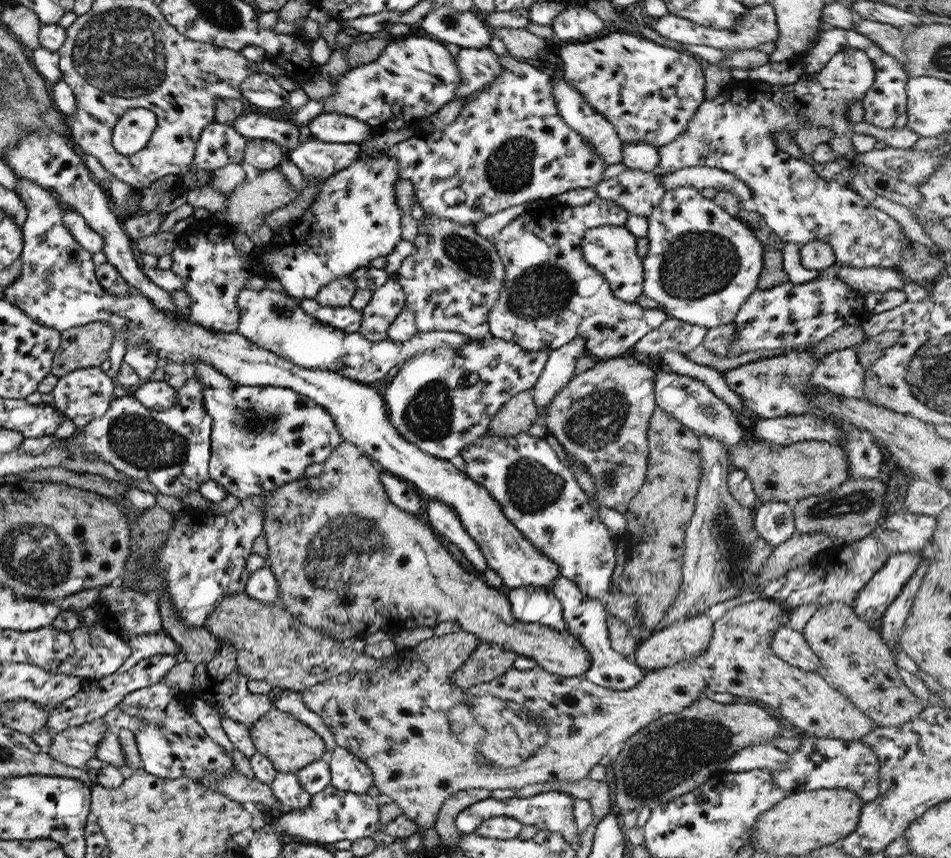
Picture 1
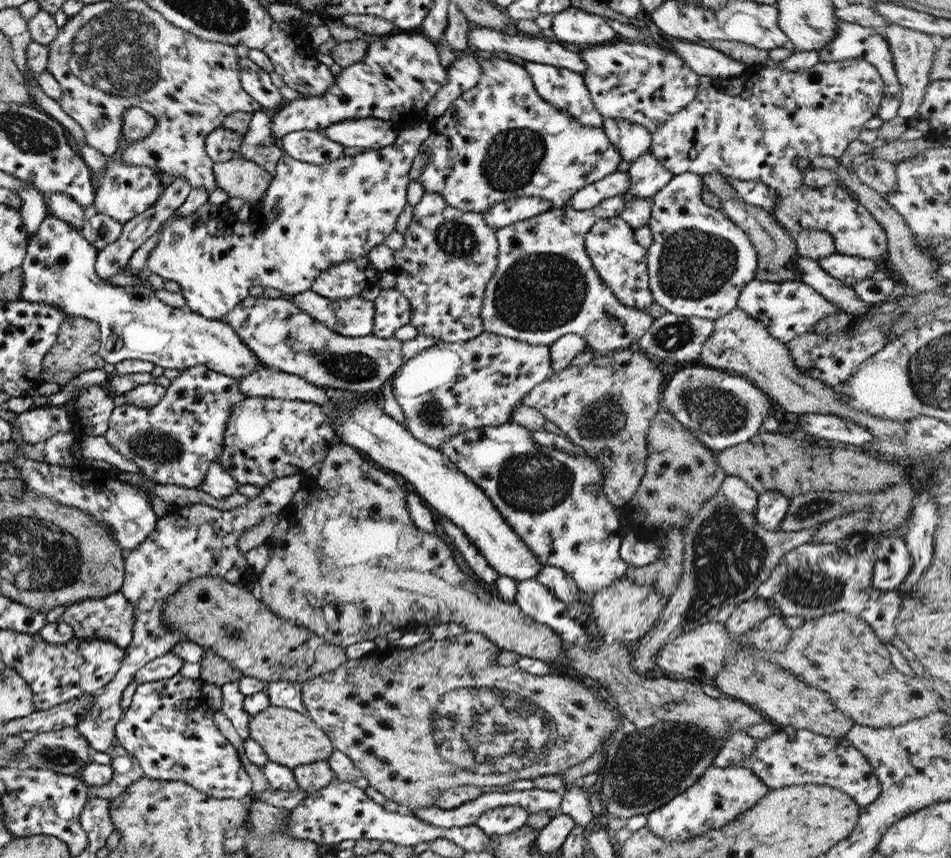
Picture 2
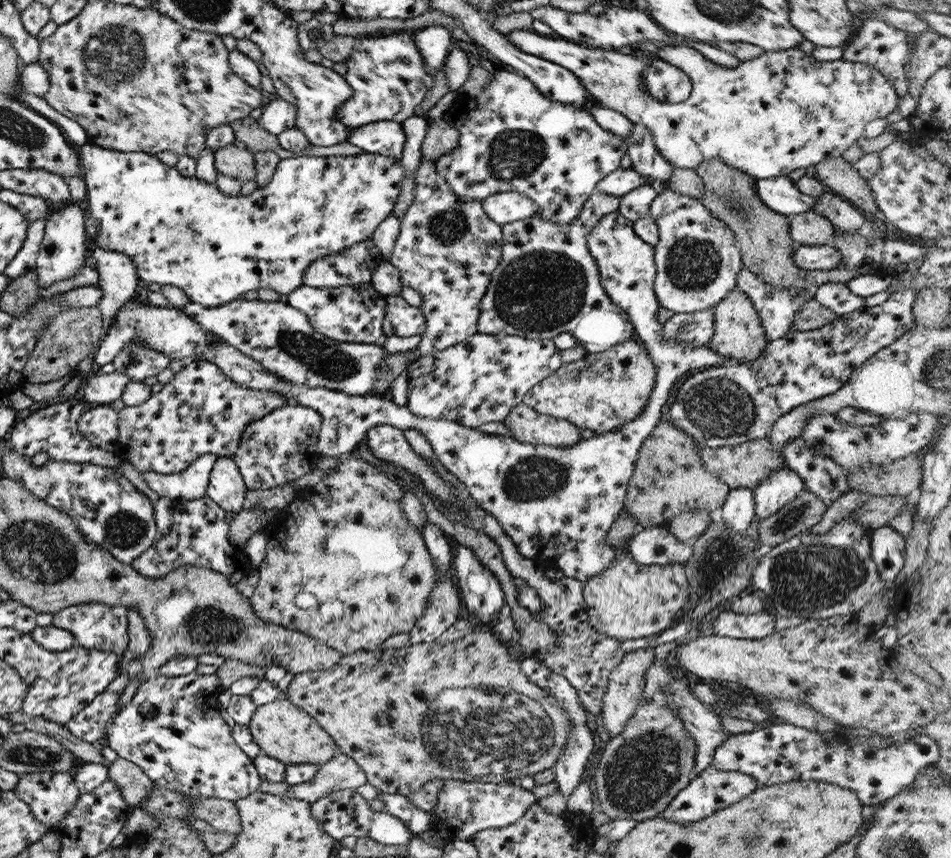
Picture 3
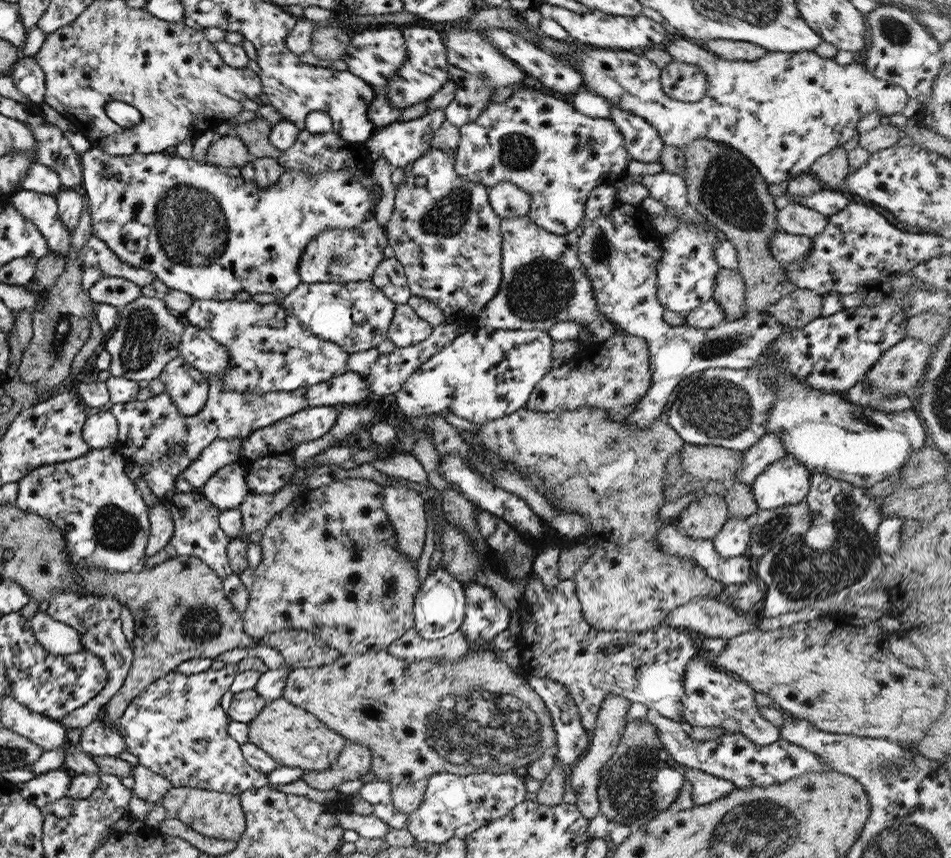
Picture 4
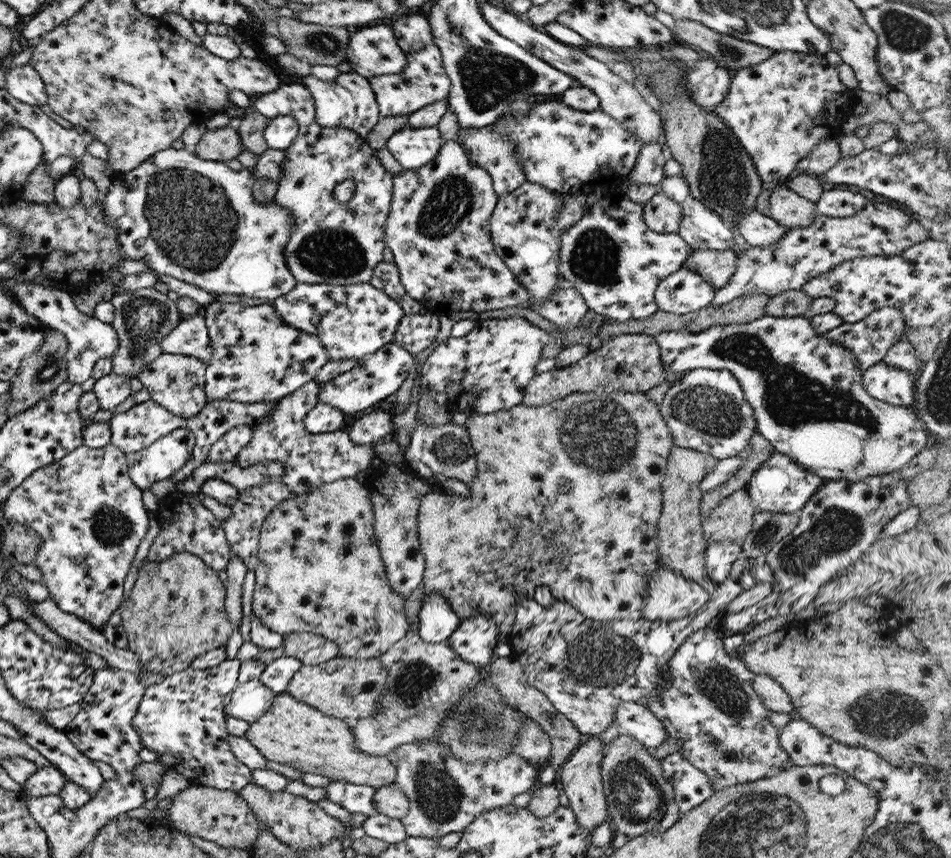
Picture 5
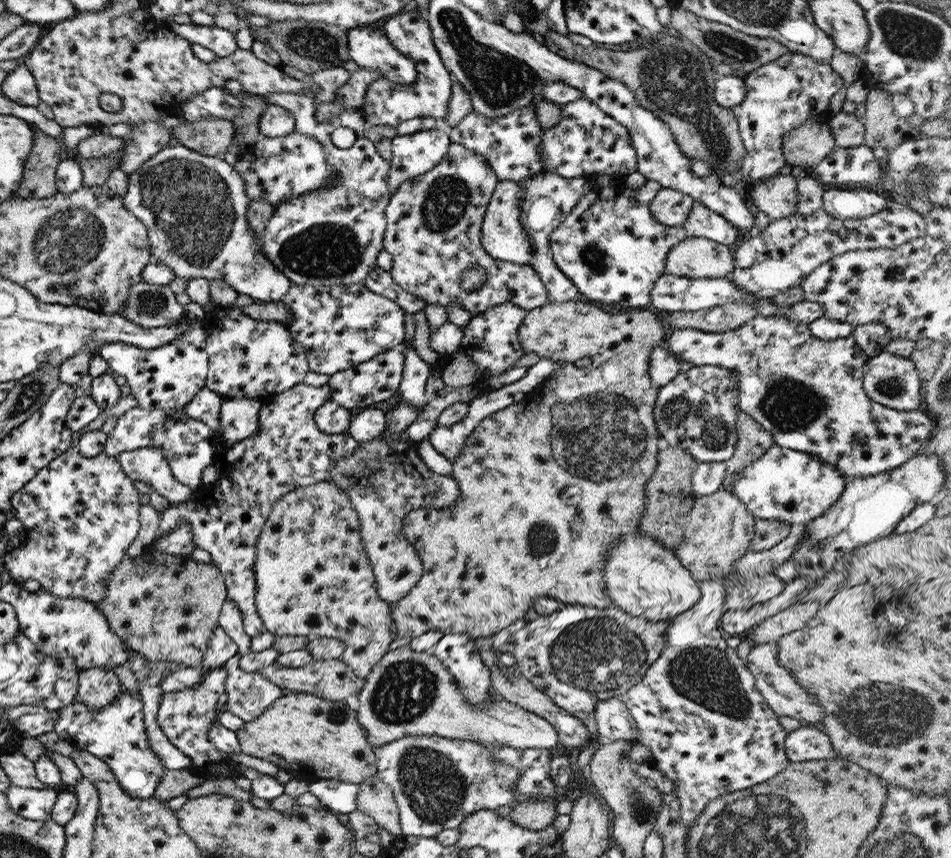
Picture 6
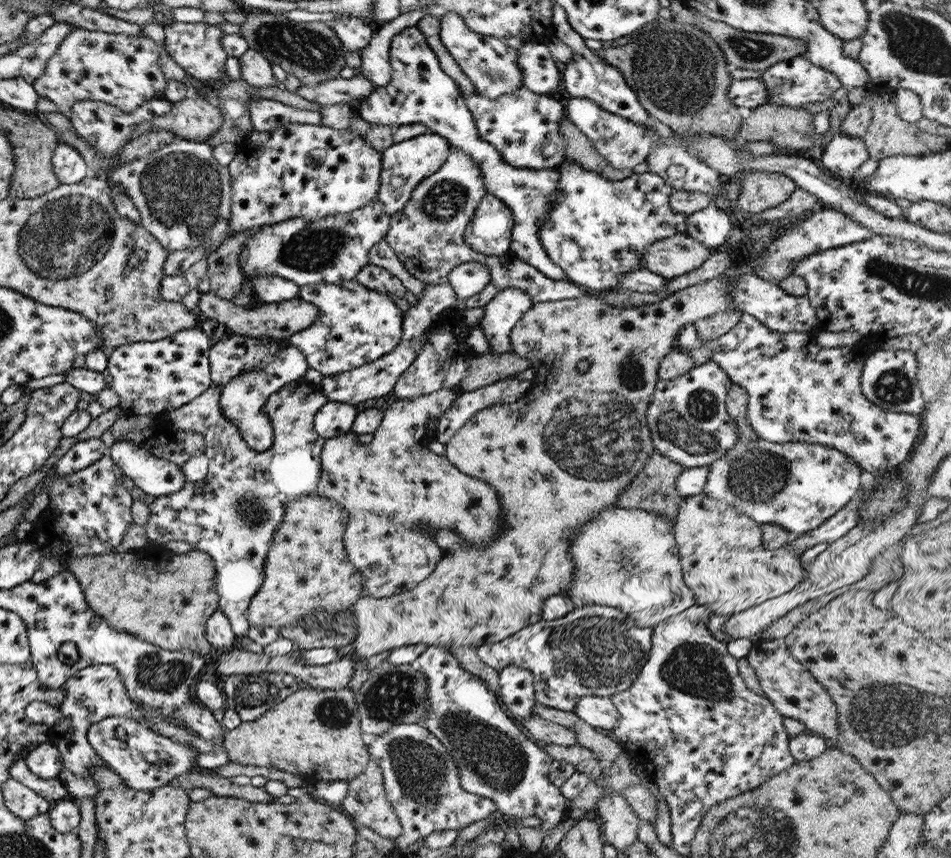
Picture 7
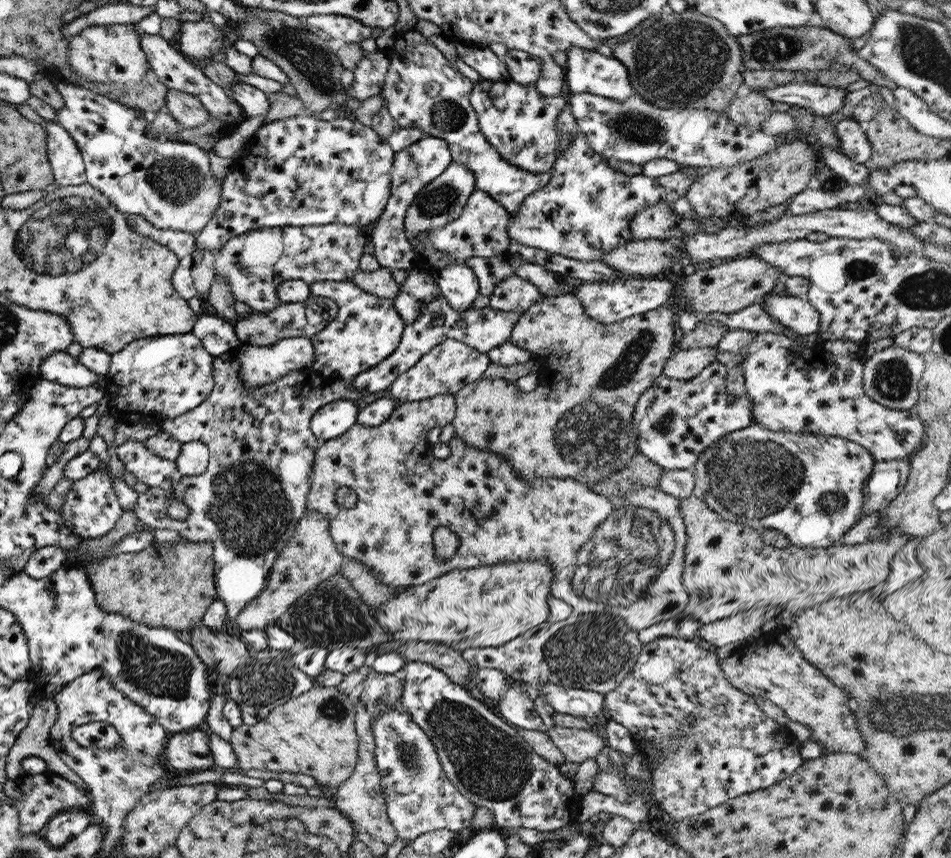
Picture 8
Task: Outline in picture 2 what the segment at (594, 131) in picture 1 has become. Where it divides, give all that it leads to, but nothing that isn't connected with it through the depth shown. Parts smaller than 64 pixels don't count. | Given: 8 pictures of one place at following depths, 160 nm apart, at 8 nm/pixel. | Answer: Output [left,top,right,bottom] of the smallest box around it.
[521,61,602,128]

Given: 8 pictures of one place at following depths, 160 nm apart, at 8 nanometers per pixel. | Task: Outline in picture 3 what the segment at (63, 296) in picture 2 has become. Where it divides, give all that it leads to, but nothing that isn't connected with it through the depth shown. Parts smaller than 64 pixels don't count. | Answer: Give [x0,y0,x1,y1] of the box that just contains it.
[32,202,212,368]

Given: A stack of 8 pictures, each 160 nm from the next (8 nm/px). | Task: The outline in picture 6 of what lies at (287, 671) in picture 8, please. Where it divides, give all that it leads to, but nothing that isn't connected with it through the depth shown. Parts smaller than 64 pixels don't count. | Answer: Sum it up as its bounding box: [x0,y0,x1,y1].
[223,653,285,720]

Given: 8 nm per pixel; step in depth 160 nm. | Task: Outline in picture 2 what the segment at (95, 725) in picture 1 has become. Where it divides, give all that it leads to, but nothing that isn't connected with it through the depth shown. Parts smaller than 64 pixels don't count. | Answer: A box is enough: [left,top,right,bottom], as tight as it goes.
[13,726,92,775]

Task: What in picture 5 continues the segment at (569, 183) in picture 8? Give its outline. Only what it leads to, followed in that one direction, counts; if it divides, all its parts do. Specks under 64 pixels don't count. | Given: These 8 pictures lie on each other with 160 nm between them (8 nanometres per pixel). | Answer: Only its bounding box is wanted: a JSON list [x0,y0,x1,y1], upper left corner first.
[558,196,691,322]

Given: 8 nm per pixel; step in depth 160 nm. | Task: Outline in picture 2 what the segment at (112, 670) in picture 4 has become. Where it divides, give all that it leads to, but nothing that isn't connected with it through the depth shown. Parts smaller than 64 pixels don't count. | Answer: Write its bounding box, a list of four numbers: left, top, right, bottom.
[58,592,133,649]

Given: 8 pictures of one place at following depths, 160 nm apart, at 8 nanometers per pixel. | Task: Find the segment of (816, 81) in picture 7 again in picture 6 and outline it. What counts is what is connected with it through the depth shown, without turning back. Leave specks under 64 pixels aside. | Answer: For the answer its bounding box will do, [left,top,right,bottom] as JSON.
[729,52,842,184]

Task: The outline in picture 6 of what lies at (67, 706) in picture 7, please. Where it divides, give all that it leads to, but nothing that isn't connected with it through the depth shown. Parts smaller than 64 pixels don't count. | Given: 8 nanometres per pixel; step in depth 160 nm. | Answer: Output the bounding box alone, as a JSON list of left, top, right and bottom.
[71,666,123,710]

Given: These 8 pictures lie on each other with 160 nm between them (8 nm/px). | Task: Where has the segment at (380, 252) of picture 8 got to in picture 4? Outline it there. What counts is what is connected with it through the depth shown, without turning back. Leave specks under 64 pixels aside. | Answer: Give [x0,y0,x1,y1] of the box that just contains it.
[363,109,443,169]

